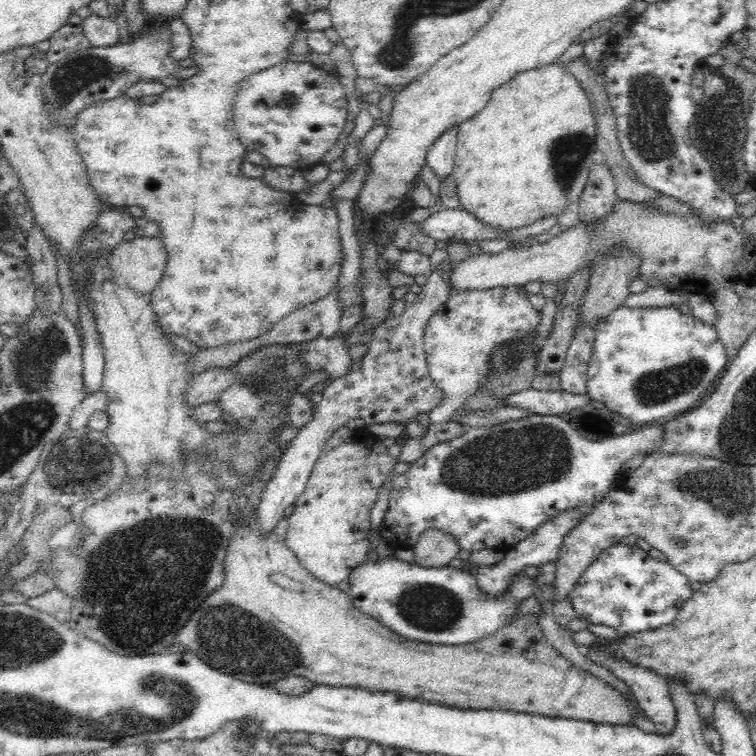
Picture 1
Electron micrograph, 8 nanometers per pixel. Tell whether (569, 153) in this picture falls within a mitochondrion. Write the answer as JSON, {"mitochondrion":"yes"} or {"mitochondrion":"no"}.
{"mitochondrion":"yes"}

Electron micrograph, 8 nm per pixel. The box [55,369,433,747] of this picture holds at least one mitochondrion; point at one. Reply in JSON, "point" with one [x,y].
{"point":[189,543]}

